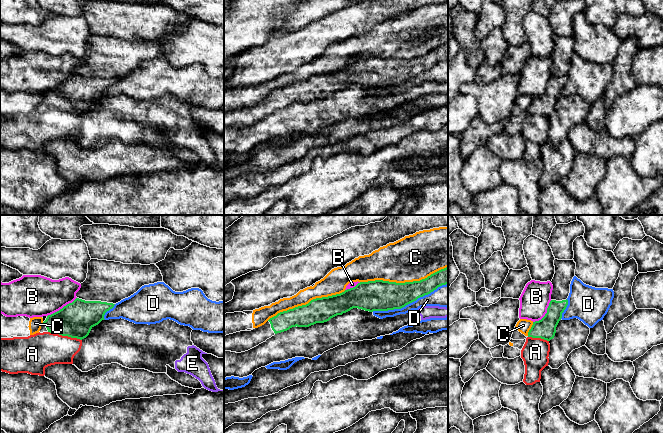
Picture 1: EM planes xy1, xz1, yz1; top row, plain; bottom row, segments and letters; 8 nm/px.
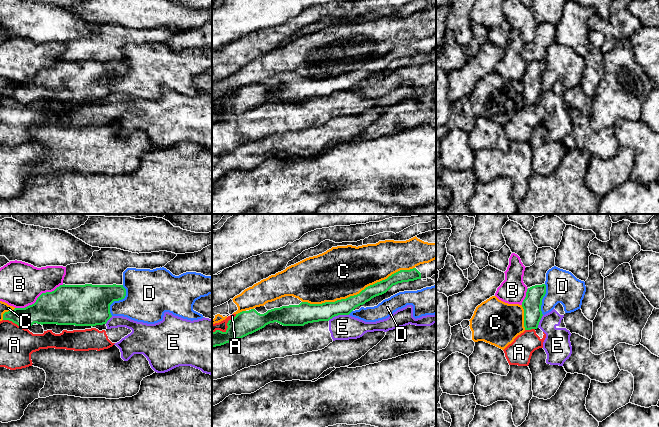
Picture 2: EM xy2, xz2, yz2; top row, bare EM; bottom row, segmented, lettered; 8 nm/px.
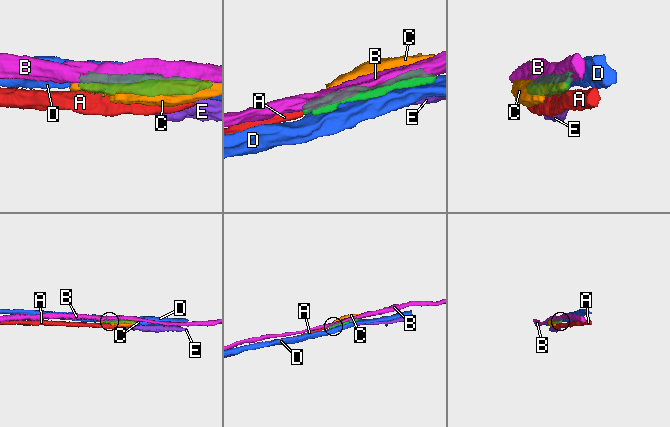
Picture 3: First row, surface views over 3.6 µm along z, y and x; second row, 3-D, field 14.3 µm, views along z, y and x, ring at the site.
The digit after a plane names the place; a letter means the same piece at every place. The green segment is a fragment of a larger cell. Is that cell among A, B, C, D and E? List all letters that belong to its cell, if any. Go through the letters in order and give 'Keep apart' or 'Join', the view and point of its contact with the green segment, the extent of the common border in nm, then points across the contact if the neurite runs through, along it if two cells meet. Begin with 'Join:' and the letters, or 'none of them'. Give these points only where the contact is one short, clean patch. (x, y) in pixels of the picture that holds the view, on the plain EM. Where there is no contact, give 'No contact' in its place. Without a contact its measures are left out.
Join: none of them
A: Keep apart. Touches green at xy1 (65, 111). Shared border 280 nm
B: Keep apart. Touches green at xy2 (38, 73). Shared border 440 nm
C: Keep apart. Touches green at xz2 (359, 69). Shared border 950 nm
D: Keep apart. Touches green at xz1 (409, 79). Shared border 650 nm
E: Keep apart. Touches green at xz2 (338, 90). Shared border 180 nm. Boundary: xz2 (348, 90), (338, 90), (328, 96)

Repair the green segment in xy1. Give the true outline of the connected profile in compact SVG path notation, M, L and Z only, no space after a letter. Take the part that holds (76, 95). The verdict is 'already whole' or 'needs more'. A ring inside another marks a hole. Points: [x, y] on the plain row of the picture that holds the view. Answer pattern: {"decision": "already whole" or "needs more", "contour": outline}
{"decision": "needs more", "contour": "M76 74L59 87L43 92L43 100L39 108L50 108L82 116L89 111L94 102L105 96L105 89L114 81Z"}

